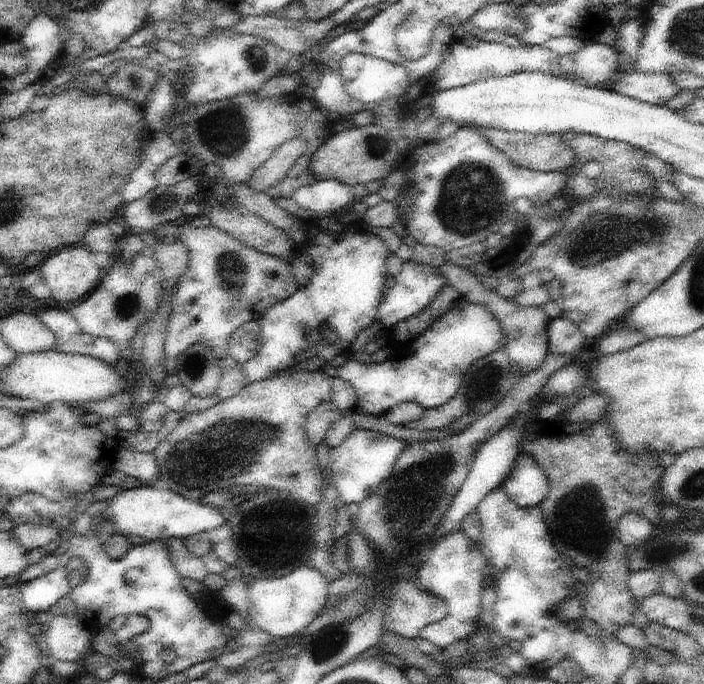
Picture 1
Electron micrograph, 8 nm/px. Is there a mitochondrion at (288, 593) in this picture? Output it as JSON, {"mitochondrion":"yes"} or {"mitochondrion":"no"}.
{"mitochondrion":"no"}

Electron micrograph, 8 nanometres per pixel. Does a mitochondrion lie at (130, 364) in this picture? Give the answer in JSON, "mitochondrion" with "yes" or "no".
{"mitochondrion":"no"}

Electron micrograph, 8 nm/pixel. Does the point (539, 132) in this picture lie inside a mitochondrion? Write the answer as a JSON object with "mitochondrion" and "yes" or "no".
{"mitochondrion":"no"}

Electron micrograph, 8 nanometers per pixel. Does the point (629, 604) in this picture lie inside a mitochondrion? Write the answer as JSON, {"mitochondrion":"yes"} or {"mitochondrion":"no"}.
{"mitochondrion":"no"}

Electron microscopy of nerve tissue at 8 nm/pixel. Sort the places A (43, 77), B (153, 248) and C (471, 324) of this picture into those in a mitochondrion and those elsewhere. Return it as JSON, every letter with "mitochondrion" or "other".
{"A":"other","B":"other","C":"other"}

